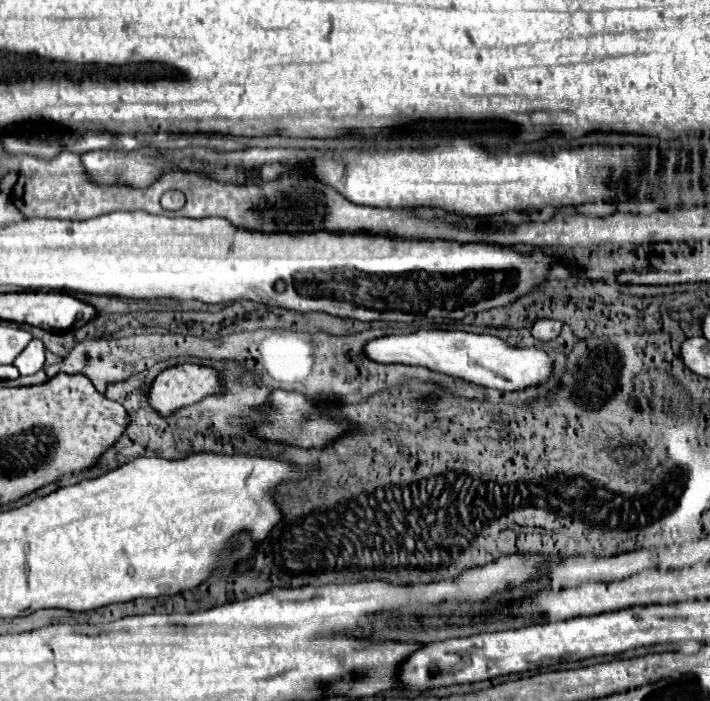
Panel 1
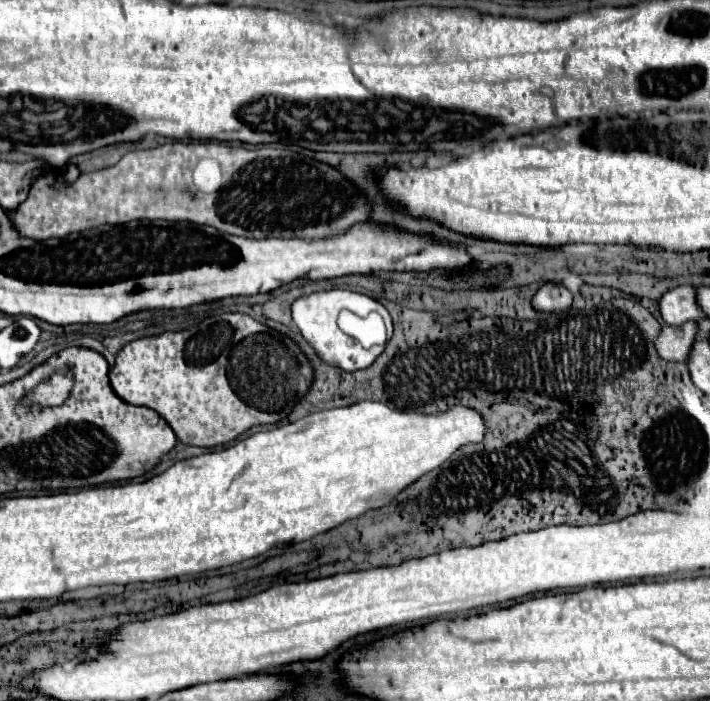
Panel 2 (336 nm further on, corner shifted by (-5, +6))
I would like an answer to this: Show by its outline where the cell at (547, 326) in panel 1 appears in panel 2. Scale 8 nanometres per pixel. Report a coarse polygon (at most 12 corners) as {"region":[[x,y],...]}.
{"region":[[544,284],[532,298],[536,312],[566,312],[572,292]]}

